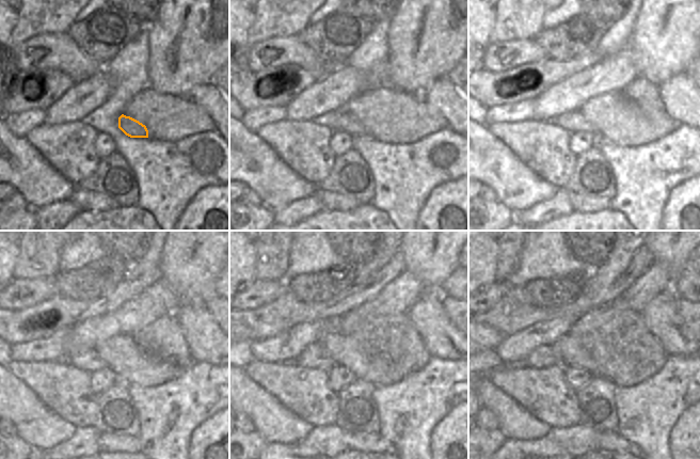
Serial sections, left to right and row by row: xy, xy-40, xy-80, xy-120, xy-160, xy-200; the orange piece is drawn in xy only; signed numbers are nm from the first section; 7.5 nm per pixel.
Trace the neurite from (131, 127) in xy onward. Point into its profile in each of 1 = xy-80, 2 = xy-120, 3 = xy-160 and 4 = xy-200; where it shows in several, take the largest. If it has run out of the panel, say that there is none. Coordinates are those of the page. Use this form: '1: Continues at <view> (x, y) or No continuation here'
1: Continues at xy-80 (571, 122)
2: Continues at xy-120 (88, 360)
3: Continues at xy-160 (315, 355)
4: Continues at xy-200 (543, 357)

